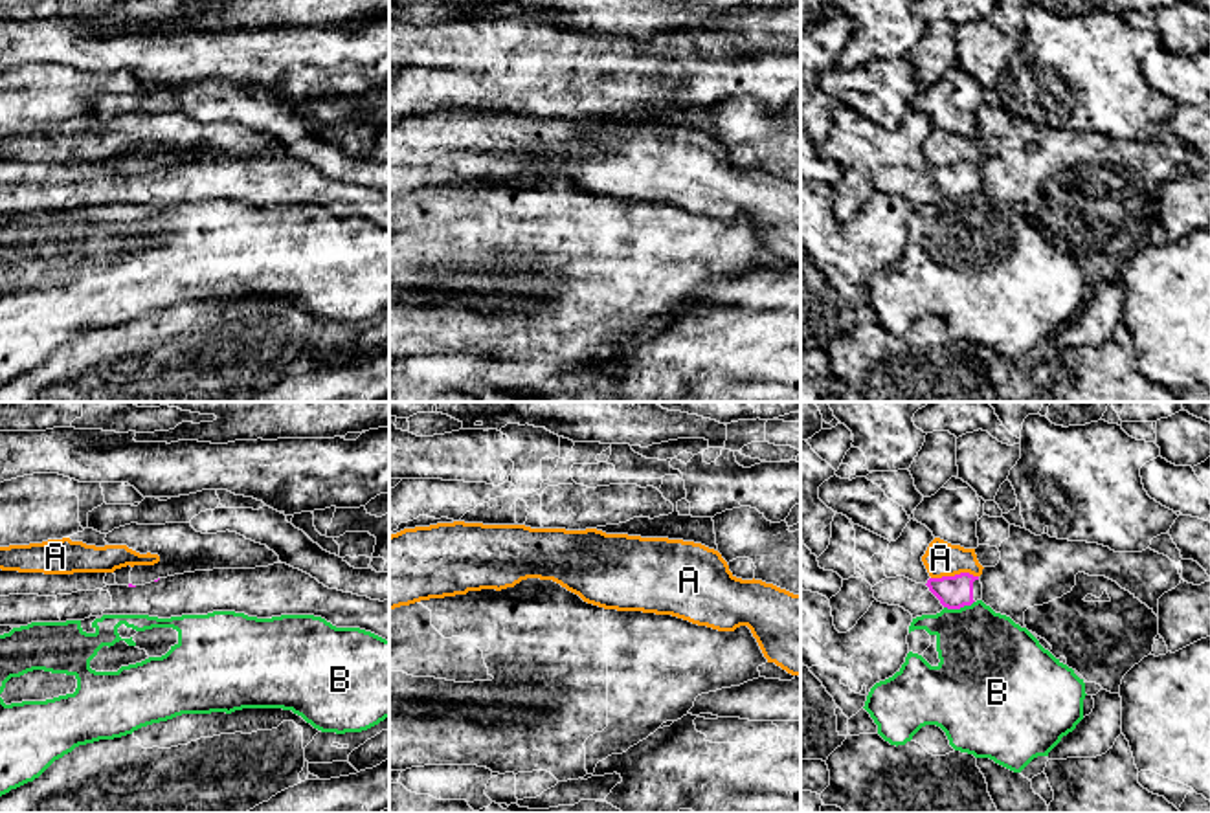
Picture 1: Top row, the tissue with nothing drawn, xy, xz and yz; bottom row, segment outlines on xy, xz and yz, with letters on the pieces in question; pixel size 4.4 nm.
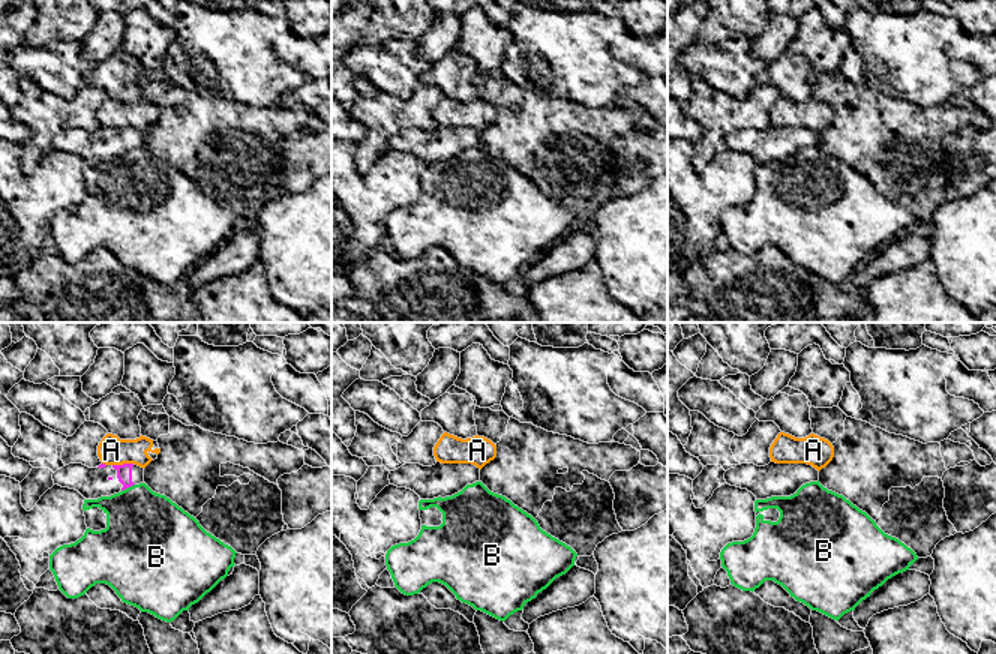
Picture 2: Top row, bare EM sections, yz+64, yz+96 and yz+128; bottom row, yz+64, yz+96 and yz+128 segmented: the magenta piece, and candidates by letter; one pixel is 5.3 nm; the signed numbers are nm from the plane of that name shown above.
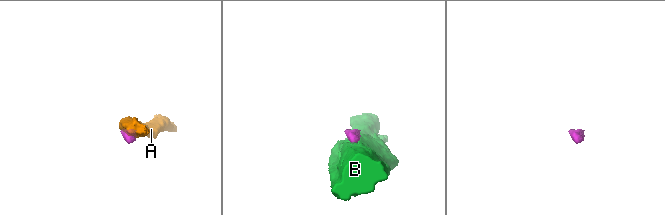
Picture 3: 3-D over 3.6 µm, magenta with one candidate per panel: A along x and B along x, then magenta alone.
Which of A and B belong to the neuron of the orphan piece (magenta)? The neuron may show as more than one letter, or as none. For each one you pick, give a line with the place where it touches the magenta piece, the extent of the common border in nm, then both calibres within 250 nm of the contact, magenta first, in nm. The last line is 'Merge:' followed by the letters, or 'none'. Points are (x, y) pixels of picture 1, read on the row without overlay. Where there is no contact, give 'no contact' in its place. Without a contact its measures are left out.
Merge: none

